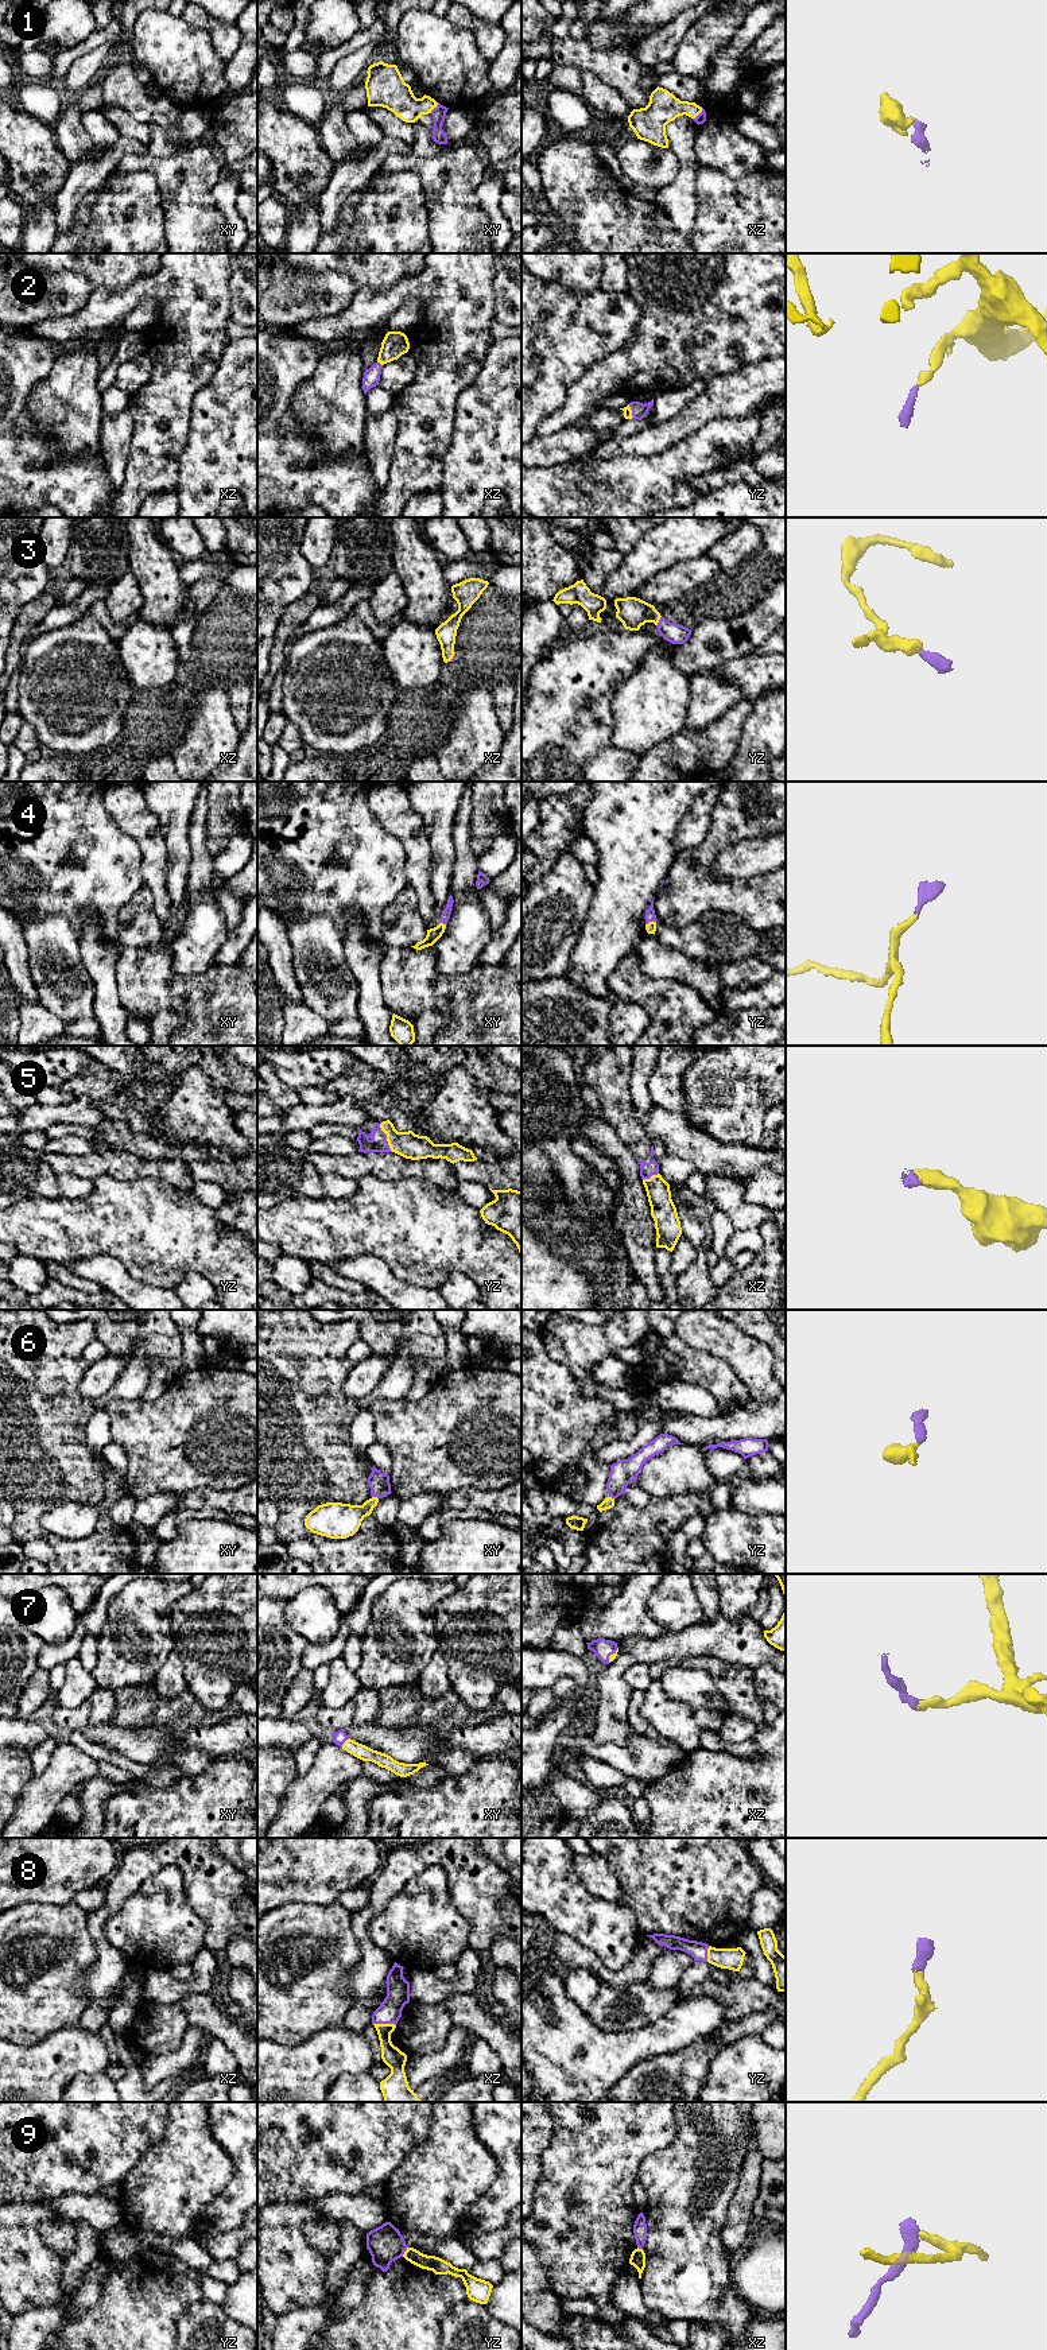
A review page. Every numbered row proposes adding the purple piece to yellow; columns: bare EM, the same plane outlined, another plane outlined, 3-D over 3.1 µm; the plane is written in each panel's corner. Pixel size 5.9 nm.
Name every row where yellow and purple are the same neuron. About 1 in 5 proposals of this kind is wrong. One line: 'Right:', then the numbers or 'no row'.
Right: 1, 2, 3, 4, 5, 6, 7, 8

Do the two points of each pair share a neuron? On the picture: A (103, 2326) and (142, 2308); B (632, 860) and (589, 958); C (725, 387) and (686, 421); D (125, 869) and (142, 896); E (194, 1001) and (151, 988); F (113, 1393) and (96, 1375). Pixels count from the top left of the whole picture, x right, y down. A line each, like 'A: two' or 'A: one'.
A: one
B: one
C: one
D: two
E: one
F: two

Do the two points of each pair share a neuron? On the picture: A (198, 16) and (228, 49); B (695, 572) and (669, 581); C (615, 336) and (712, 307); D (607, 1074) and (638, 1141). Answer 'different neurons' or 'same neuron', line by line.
A: same neuron
B: same neuron
C: different neurons
D: same neuron

